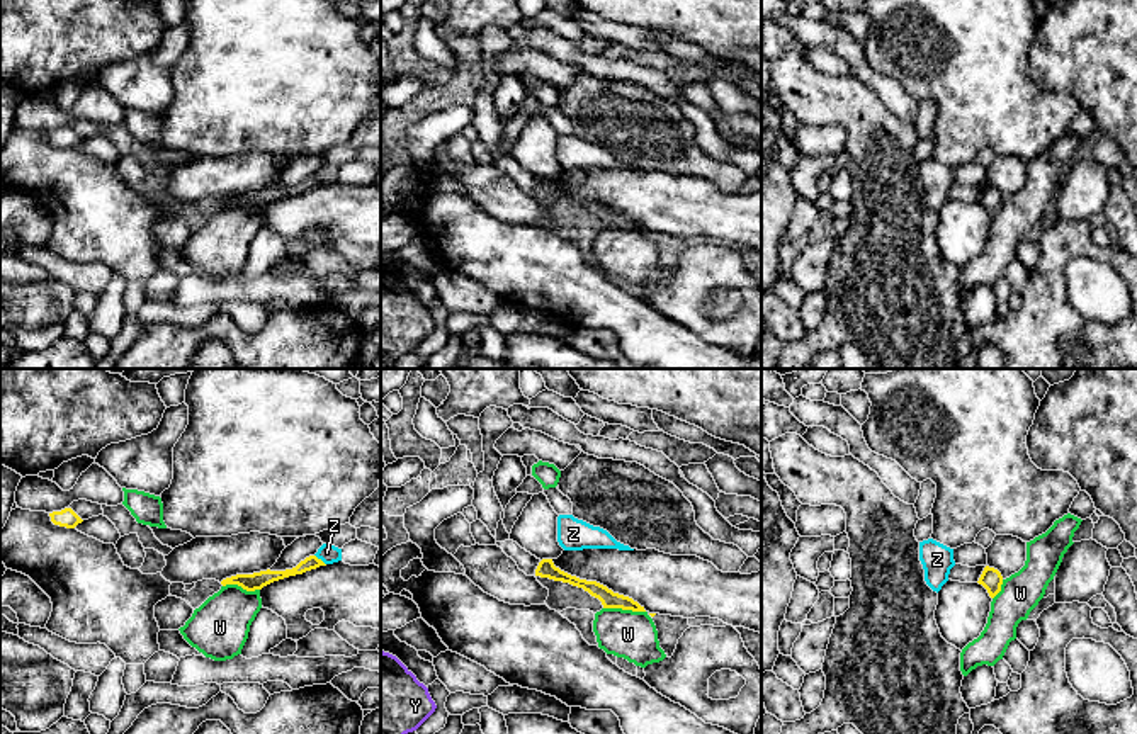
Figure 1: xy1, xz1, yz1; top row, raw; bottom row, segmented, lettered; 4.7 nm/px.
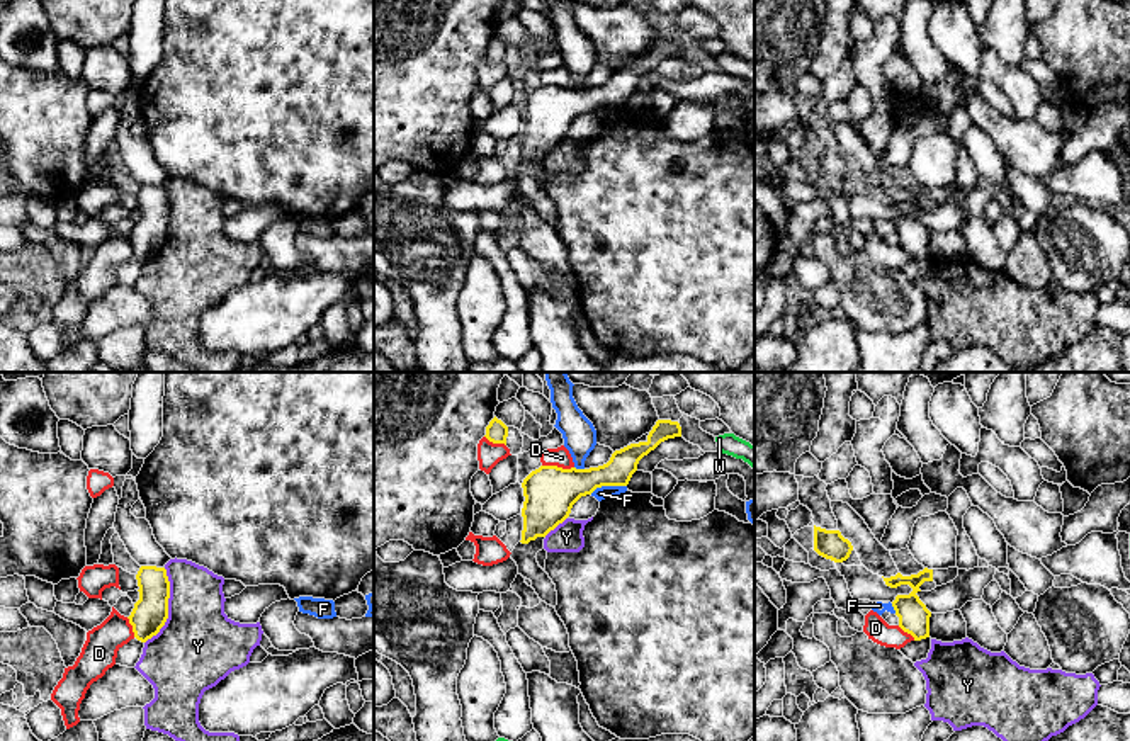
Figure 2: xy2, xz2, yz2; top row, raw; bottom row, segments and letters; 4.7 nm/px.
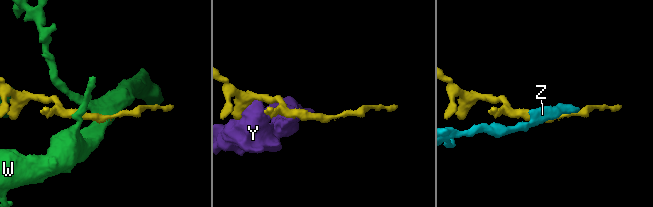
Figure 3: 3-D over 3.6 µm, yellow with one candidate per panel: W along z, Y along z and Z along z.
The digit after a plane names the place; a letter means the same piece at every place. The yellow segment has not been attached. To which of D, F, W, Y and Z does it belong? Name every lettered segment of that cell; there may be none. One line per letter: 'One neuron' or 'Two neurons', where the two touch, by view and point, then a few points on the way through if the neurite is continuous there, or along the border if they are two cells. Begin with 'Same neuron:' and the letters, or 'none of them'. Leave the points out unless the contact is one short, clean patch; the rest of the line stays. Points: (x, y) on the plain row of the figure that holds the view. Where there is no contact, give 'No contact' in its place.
Same neuron: none of them
D: Two neurons. Touches yellow at xz2 (556, 85)
F: Two neurons. Touches yellow at xz2 (607, 104)
W: Two neurons. Touches yellow at xz1 (624, 228). Boundary: xz1 (604, 226), (644, 231)
Y: Two neurons. Touches yellow at xy2 (167, 226). Boundary: xy2 (165, 187), (169, 237), (145, 262)
Z: Two neurons. Touches yellow at xy1 (320, 179). Boundary: xy1 (315, 174), (325, 184)

